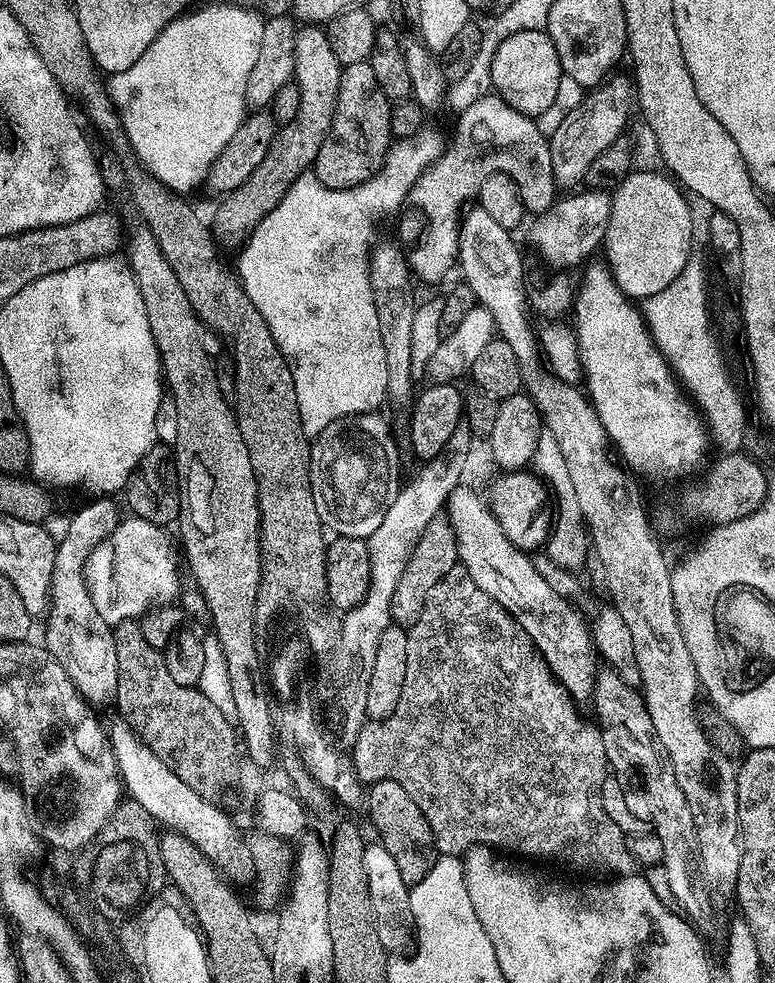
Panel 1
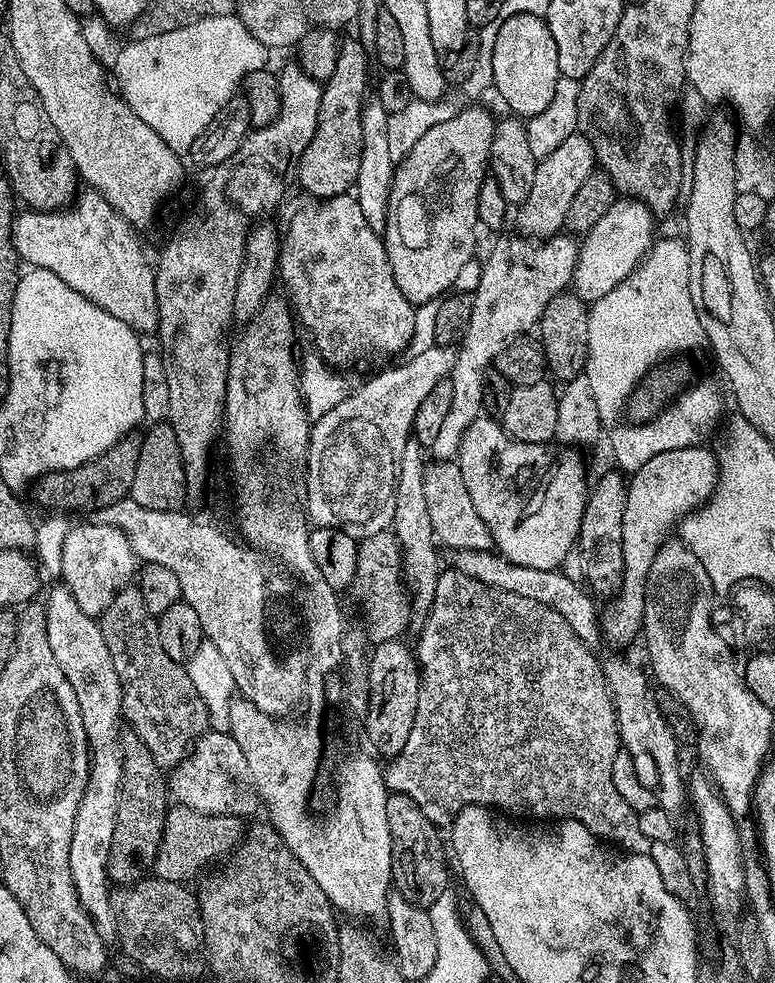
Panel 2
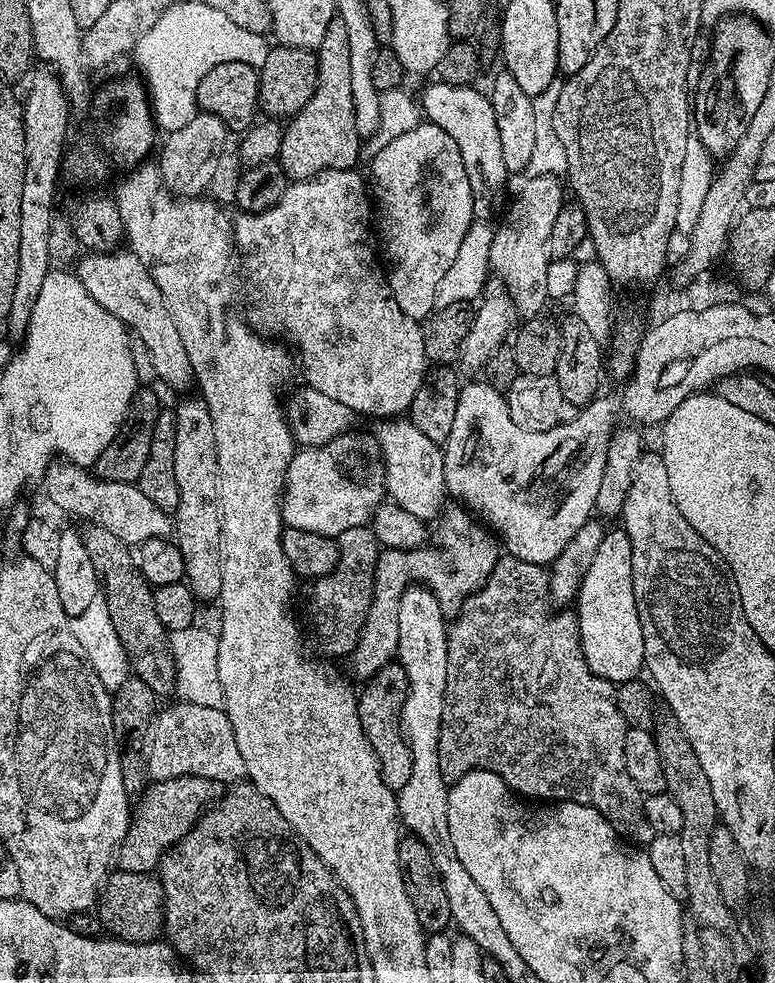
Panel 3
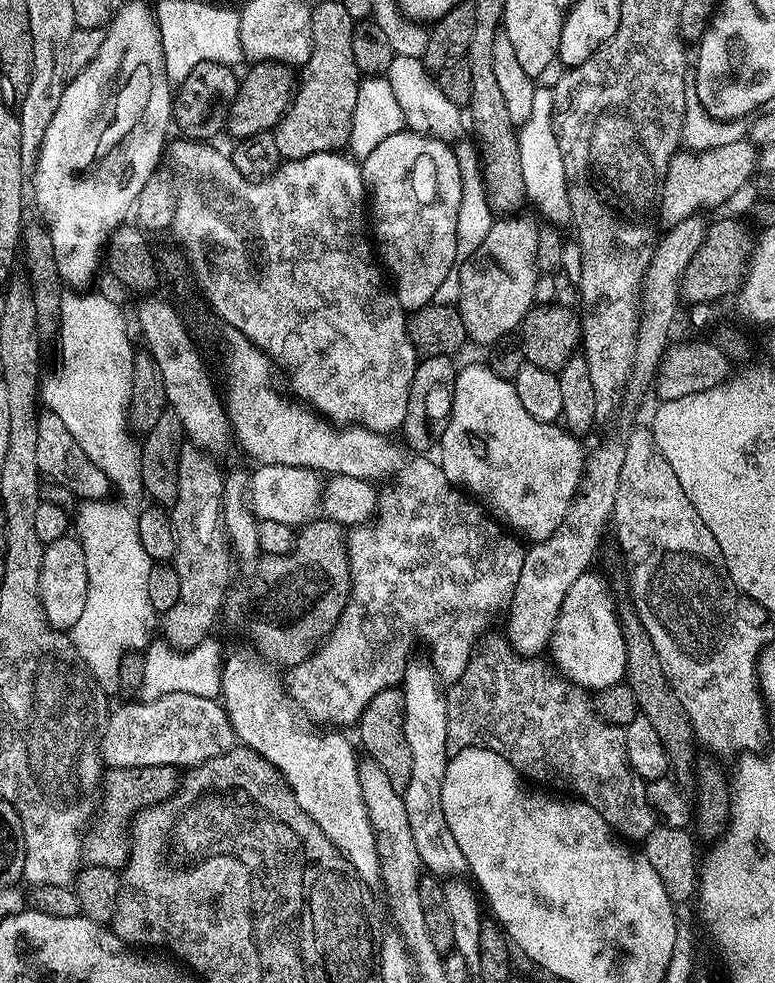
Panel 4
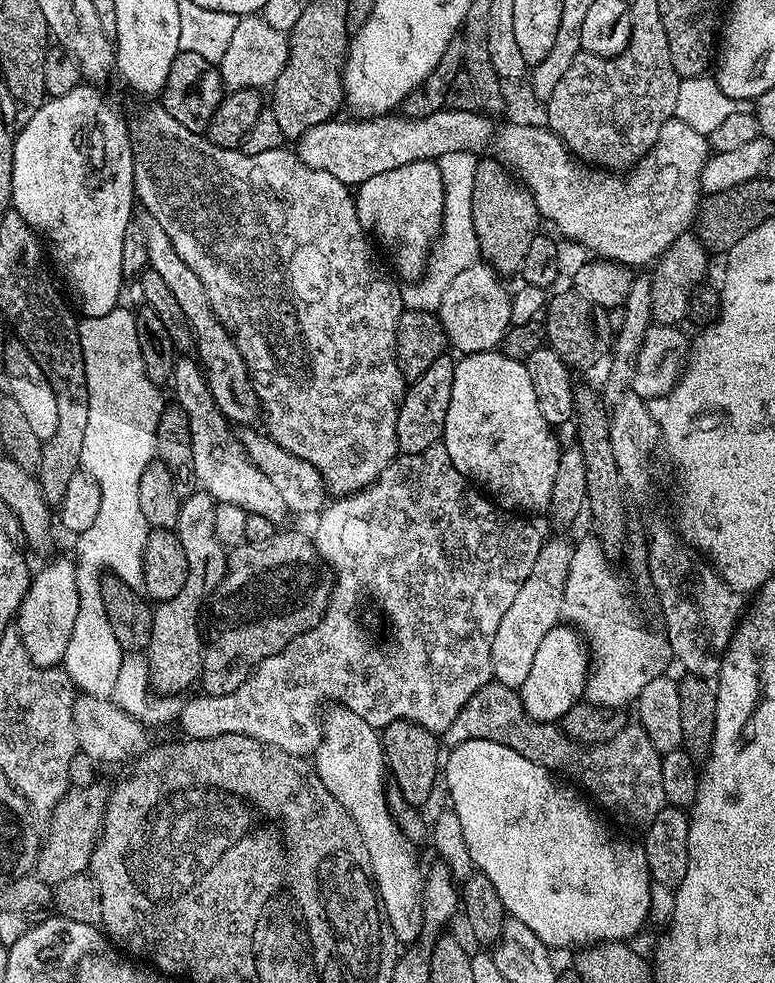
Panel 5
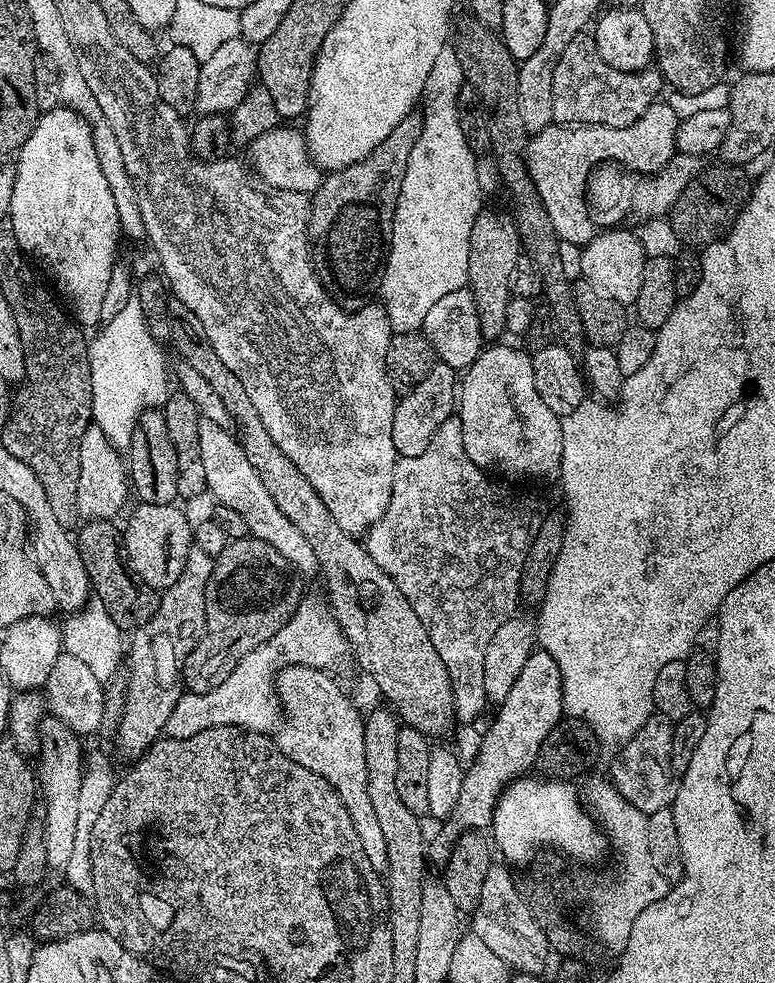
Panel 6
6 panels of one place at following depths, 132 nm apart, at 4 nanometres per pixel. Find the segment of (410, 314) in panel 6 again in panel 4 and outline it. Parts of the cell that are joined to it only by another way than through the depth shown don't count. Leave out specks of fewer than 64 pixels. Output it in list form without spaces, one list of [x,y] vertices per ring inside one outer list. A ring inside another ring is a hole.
[[[393,55],[386,79],[390,82],[390,86],[394,86],[394,98],[398,98],[398,106],[402,106],[405,125],[411,131],[423,132],[425,136],[455,142],[454,151],[458,158],[458,170],[462,174],[462,202],[456,231],[456,254],[457,257],[467,258],[478,250],[478,246],[482,246],[486,234],[490,234],[494,213],[486,198],[482,161],[477,145],[471,139],[456,141],[463,134],[464,128],[466,132],[465,113],[458,106],[454,106],[454,102],[450,102],[446,94],[442,94],[439,83],[428,71],[421,57]]]

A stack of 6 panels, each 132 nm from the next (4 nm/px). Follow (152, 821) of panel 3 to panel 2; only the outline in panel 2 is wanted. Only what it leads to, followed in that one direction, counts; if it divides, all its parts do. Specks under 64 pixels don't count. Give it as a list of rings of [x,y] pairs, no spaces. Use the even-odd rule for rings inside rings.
[[[184,804],[169,807],[168,817],[164,823],[164,841],[152,863],[151,871],[155,879],[188,882],[207,864],[220,860],[224,855],[235,853],[238,845],[246,835],[245,821],[239,816],[207,816]]]

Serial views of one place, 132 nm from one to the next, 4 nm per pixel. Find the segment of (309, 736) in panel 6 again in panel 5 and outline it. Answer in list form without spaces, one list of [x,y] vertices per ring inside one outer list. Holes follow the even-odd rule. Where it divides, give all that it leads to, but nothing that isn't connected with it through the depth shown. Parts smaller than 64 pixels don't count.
[[[332,706],[329,712],[327,709],[323,725],[324,737],[314,755],[318,778],[322,778],[326,790],[338,798],[338,802],[358,826],[362,846],[366,846],[368,871],[380,901],[382,915],[392,928],[392,933],[401,945],[415,945],[420,939],[420,899],[424,893],[424,876],[422,868],[420,872],[416,865],[413,845],[400,833],[400,827],[388,809],[384,793],[386,765],[380,732],[358,718],[354,710],[343,706]]]

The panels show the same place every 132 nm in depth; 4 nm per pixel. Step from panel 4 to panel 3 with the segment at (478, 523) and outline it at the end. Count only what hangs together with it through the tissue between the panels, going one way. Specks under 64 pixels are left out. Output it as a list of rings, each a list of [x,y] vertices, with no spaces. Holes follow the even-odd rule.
[[[460,506],[450,508],[439,517],[440,529],[434,532],[434,540],[436,536],[440,543],[437,548],[384,548],[377,555],[370,610],[366,614],[366,622],[360,631],[356,649],[350,657],[353,670],[363,678],[371,678],[378,674],[378,670],[397,659],[398,602],[413,582],[431,590],[445,614],[456,614],[465,598],[483,588],[496,569],[502,555],[497,537],[483,523],[477,522],[471,511]]]

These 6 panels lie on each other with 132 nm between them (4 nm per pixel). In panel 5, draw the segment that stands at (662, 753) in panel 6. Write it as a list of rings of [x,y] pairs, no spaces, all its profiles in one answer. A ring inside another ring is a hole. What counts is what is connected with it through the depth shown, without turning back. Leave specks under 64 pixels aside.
[[[630,722],[625,725],[624,734],[615,736],[614,738],[605,741],[603,744],[591,745],[582,747],[575,741],[572,743],[572,770],[569,773],[569,777],[572,777],[575,781],[580,780],[581,784],[589,790],[590,793],[612,814],[613,818],[624,826],[640,826],[640,828],[647,828],[647,826],[657,817],[664,807],[667,807],[667,801],[664,794],[664,788],[662,788],[662,754],[656,744],[653,742],[651,736],[643,725],[638,722]]]

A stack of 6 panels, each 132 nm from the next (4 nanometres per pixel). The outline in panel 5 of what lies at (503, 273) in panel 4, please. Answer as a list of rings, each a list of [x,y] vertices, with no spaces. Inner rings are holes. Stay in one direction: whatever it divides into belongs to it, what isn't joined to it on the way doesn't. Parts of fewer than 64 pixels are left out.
[[[477,262],[466,270],[462,270],[462,274],[457,274],[450,282],[450,286],[446,286],[446,294],[442,294],[438,315],[449,345],[453,349],[456,347],[457,353],[493,351],[508,333],[512,324],[512,315],[510,314],[512,297],[509,289],[504,289],[500,283],[502,283],[501,277],[486,262]]]

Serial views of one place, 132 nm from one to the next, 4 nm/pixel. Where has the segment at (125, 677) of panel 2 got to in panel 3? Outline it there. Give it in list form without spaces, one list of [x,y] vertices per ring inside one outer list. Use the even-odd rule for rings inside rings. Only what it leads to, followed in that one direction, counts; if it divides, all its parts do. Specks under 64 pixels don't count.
[[[85,523],[79,534],[90,554],[90,562],[94,562],[94,570],[102,585],[102,597],[109,608],[110,621],[124,647],[131,671],[157,694],[171,693],[176,682],[176,666],[168,647],[169,633],[162,622],[158,622],[158,614],[154,614],[154,589],[136,567],[133,549],[114,538],[106,526]]]

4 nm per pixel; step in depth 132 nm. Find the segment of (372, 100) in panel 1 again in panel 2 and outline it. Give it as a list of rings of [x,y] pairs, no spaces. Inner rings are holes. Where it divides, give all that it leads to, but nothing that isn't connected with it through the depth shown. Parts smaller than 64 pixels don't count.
[[[359,38],[341,39],[334,74],[323,81],[324,93],[322,106],[318,110],[318,126],[296,168],[298,184],[310,195],[320,196],[316,198],[321,201],[345,195],[358,178],[358,162],[362,162],[362,110],[370,92],[368,60],[370,64],[369,51]]]

